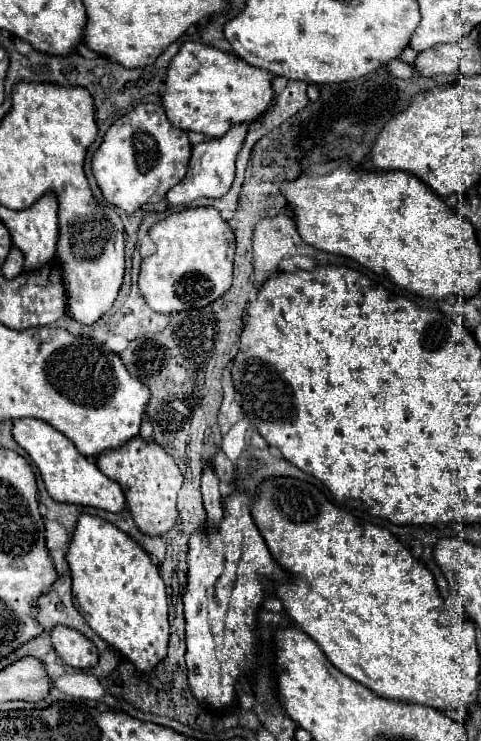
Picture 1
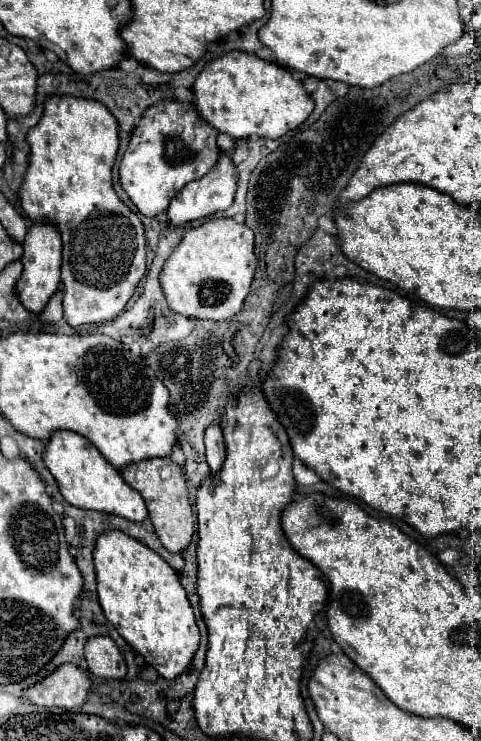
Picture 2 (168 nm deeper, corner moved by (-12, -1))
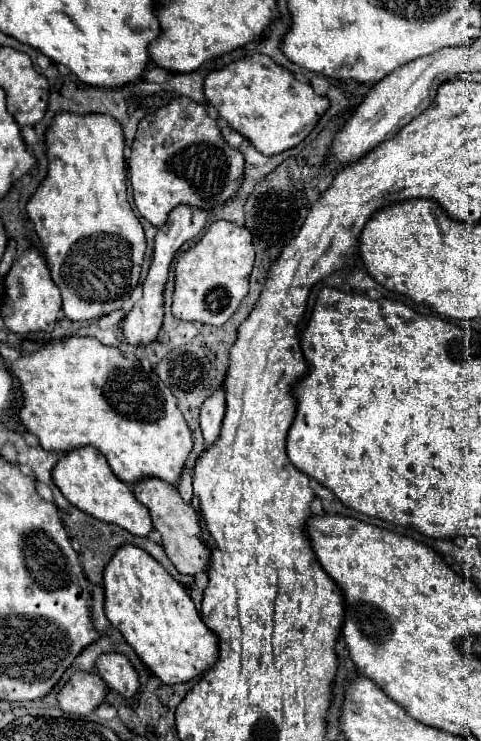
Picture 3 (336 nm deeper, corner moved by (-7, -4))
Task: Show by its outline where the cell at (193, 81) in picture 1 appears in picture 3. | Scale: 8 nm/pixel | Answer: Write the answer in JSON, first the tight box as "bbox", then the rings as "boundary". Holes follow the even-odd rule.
{"bbox":[205,55,329,155],"boundary":[[[253,55],[209,73],[205,77],[205,97],[263,155],[277,155],[299,145],[329,107],[327,97],[317,95],[309,83],[301,83],[267,55]]]}

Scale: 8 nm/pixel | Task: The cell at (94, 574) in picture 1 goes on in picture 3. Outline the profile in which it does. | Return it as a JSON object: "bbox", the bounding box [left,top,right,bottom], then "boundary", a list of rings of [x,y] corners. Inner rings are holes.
{"bbox":[103,545,219,685],"boundary":[[[123,545],[117,549],[115,557],[109,561],[103,573],[105,583],[105,615],[117,627],[127,643],[135,649],[141,661],[167,685],[187,683],[193,677],[209,671],[219,657],[219,639],[217,635],[203,623],[195,603],[191,601],[187,589],[177,583],[149,553],[135,545]]]}

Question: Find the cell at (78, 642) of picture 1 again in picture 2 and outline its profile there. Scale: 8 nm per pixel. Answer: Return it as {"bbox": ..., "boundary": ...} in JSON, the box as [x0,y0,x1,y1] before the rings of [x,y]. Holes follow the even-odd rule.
{"bbox":[84,636,126,678],"boundary":[[[92,636],[84,644],[88,670],[98,678],[124,678],[126,664],[118,646],[108,636]]]}

